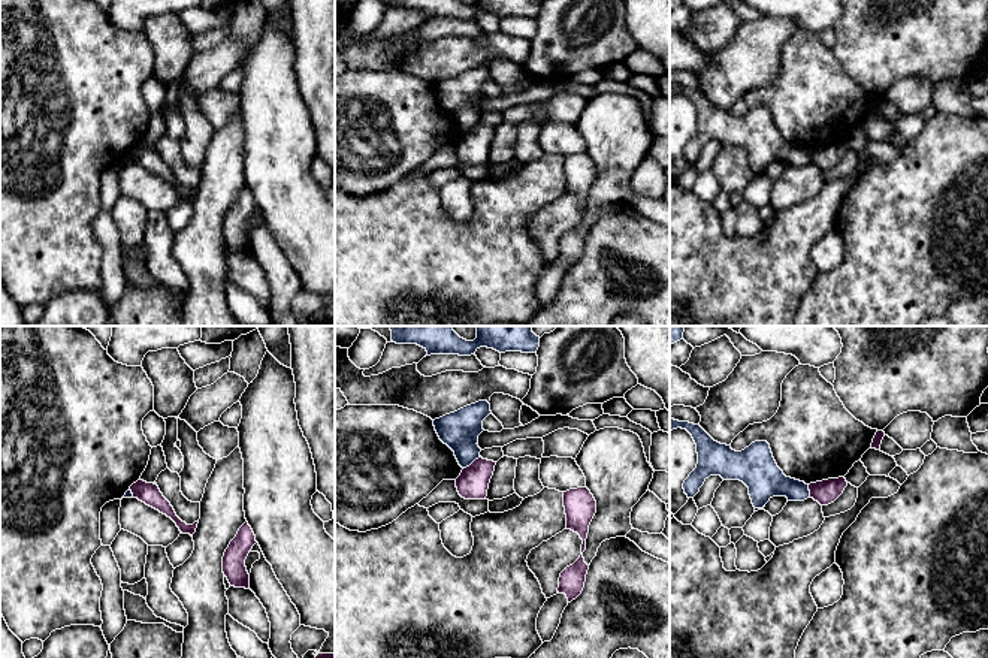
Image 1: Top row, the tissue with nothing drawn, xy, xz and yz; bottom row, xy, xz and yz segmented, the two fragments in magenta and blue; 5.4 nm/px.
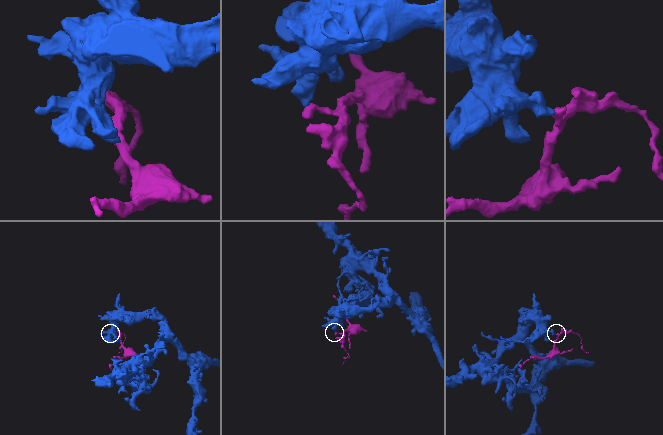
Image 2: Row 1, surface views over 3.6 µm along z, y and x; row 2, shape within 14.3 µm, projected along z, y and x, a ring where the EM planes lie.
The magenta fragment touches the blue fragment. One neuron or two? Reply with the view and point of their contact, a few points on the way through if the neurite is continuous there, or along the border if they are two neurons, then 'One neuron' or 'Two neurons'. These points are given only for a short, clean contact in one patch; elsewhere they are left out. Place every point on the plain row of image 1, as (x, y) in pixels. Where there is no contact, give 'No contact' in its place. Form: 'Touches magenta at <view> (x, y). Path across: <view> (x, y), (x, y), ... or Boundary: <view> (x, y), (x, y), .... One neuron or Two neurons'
Touches magenta at xz (473, 127). Boundary: xz (480, 121), (464, 133). Two neurons

